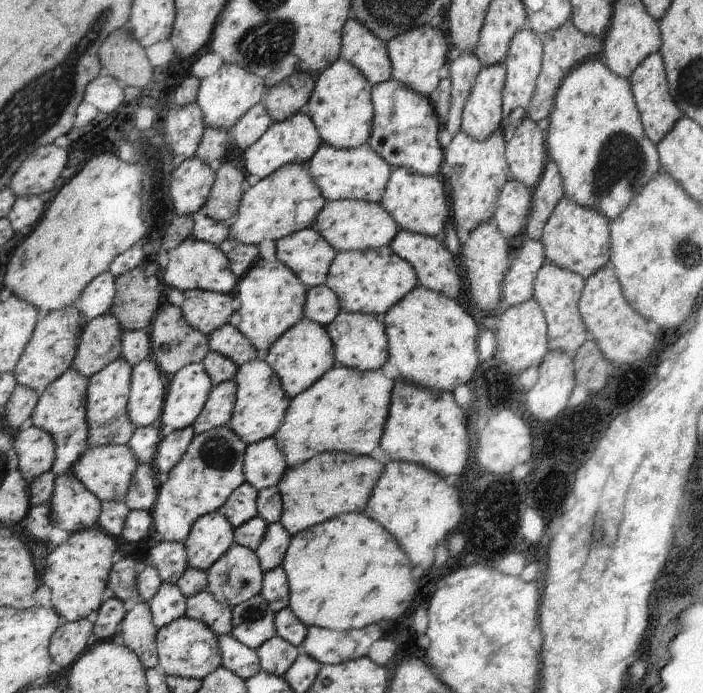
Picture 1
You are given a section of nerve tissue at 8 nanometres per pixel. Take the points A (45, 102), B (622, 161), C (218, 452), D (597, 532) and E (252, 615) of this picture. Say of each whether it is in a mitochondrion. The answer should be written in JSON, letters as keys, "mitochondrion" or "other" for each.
{"A":"mitochondrion","B":"mitochondrion","C":"mitochondrion","D":"mitochondrion","E":"mitochondrion"}

